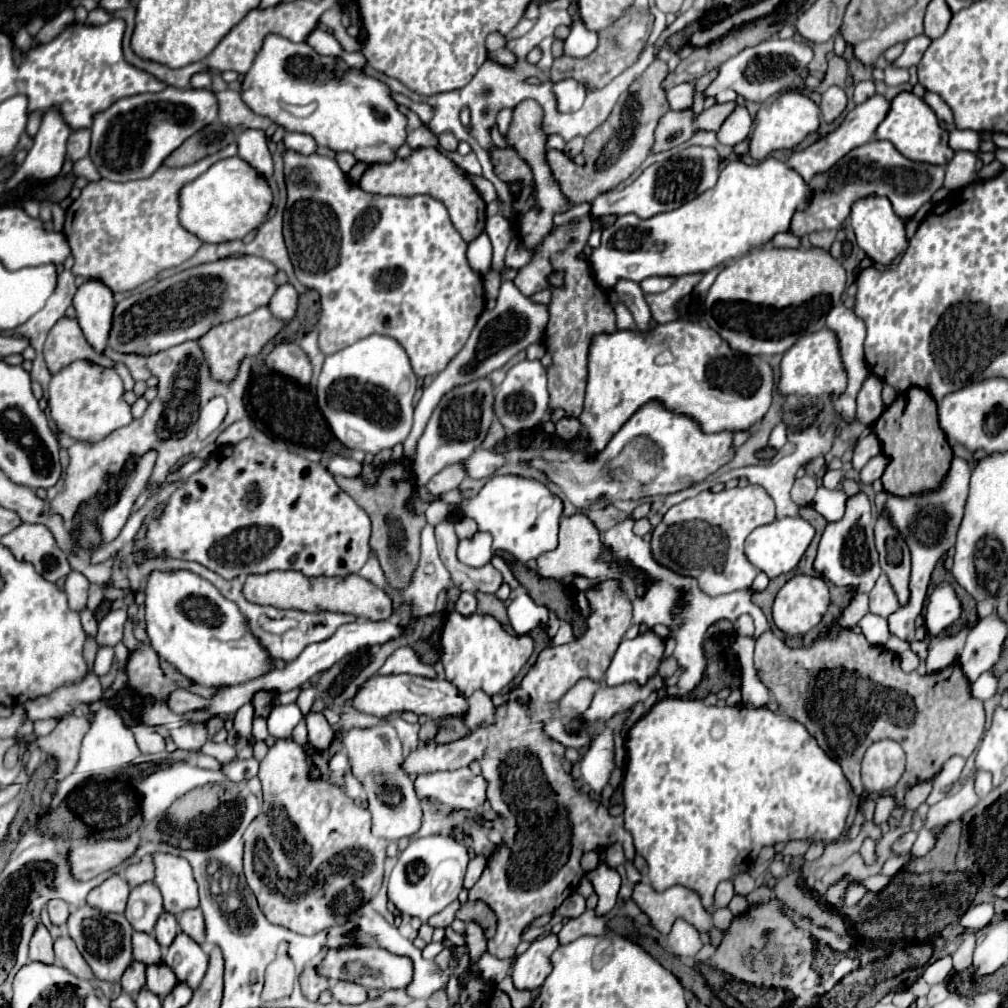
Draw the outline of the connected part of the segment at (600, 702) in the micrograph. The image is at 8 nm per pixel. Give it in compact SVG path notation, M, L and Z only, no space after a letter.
M659 675L649 679L649 683L645 683L645 687L637 687L637 683L621 683L617 687L609 687L609 685L601 683L593 693L593 701L581 713L581 717L585 721L597 721L597 719L607 721L613 715L626 716L635 707L635 703L645 701L651 691L661 689L664 685L665 680Z

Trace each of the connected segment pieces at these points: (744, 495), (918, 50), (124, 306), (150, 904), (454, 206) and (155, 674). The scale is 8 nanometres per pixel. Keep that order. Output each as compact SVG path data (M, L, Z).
M759 485L723 489L719 493L703 491L675 507L671 507L663 521L655 527L651 549L653 557L681 575L699 579L701 589L709 595L731 593L751 587L757 577L757 567L747 561L744 543L747 535L759 525L775 521L773 499Z
M917 35L917 37L913 37L911 41L905 43L903 55L901 55L893 65L895 65L895 67L905 67L905 69L917 65L929 45L931 45L931 39L929 39L927 35Z
M255 255L219 259L175 273L115 305L109 347L119 353L151 355L199 339L211 327L267 305L277 289L273 283L275 273L277 267L273 263Z
M145 883L131 889L125 917L135 931L153 933L153 927L163 913L163 899L159 889L153 883Z
M423 147L419 151L413 151L407 159L395 159L393 163L369 165L363 177L359 179L359 187L367 193L377 193L377 195L399 195L399 197L431 195L433 199L441 201L447 207L451 215L451 223L467 243L473 241L483 231L485 207L481 195L461 175L459 167L435 147Z
M144 604L139 605L138 608L137 618L125 623L125 633L123 633L123 643L129 649L129 659L125 665L125 671L129 675L129 687L135 689L137 693L141 693L143 697L151 699L151 701L167 699L167 695L171 691L179 689L181 685L173 683L165 675L159 655L151 647L139 643L133 637L136 626L146 627Z

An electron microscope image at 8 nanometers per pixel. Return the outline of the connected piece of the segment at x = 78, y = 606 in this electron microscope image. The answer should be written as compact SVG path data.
M71 571L65 579L65 595L69 597L69 607L73 611L83 611L87 605L87 589L89 581L83 573Z

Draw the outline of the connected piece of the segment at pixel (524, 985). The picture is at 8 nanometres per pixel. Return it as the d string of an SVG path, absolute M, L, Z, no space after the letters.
M549 933L541 939L535 939L523 955L517 955L511 973L515 989L527 989L527 991L539 989L551 971L549 957L557 947L559 947L557 935Z

